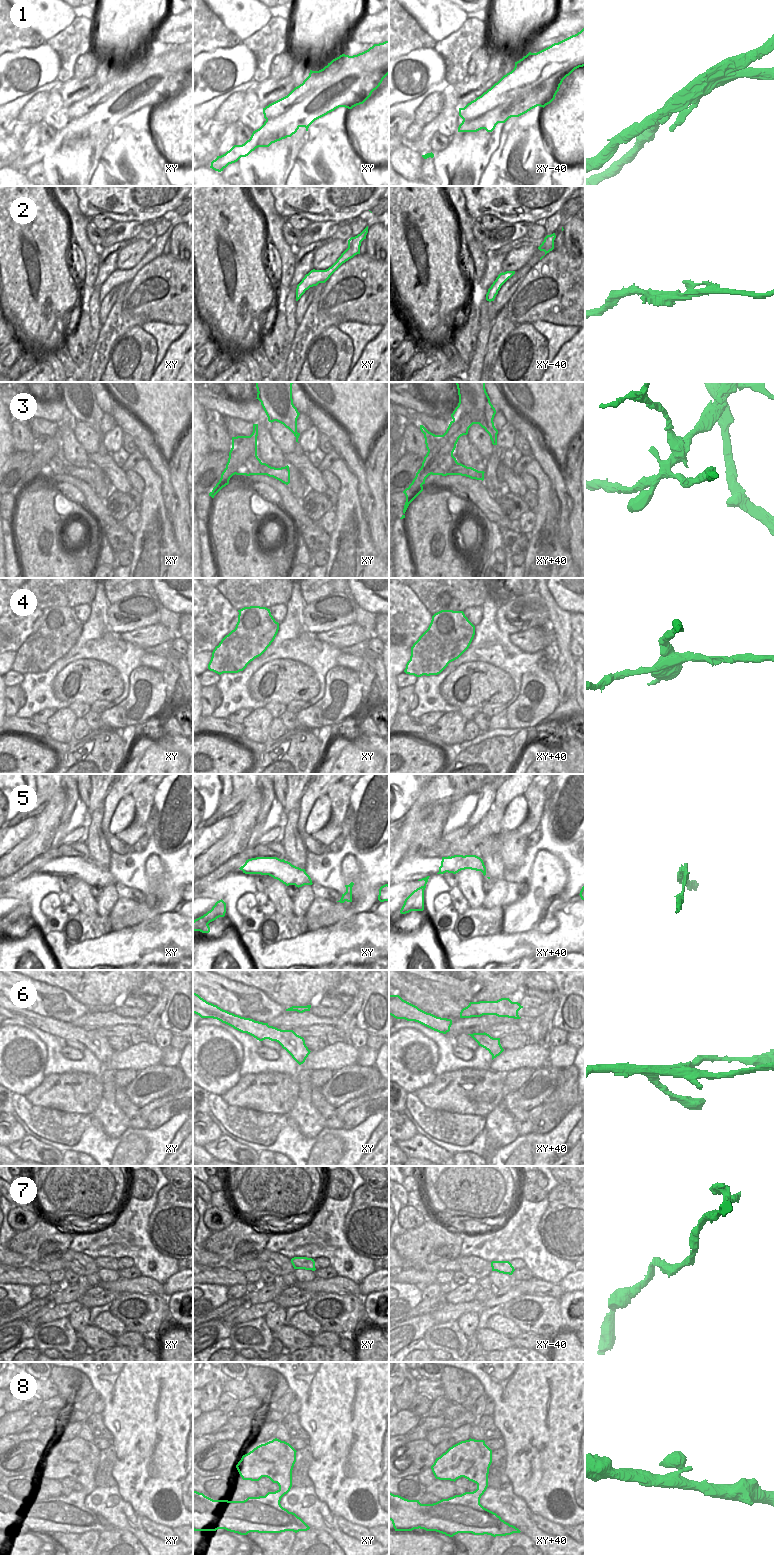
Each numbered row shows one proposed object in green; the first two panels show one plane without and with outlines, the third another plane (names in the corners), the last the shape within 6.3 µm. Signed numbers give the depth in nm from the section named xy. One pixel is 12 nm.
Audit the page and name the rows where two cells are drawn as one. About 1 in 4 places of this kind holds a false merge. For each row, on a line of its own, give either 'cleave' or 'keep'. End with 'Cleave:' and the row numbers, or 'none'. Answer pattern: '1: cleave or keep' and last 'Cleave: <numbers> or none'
1: cleave
2: keep
3: cleave
4: cleave
5: cleave
6: cleave
7: keep
8: keep
Cleave: 1, 3, 4, 5, 6

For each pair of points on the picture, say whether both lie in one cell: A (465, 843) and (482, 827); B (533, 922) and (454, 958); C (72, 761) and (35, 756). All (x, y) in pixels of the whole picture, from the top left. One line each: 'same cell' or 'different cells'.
A: same cell
B: different cells
C: different cells

